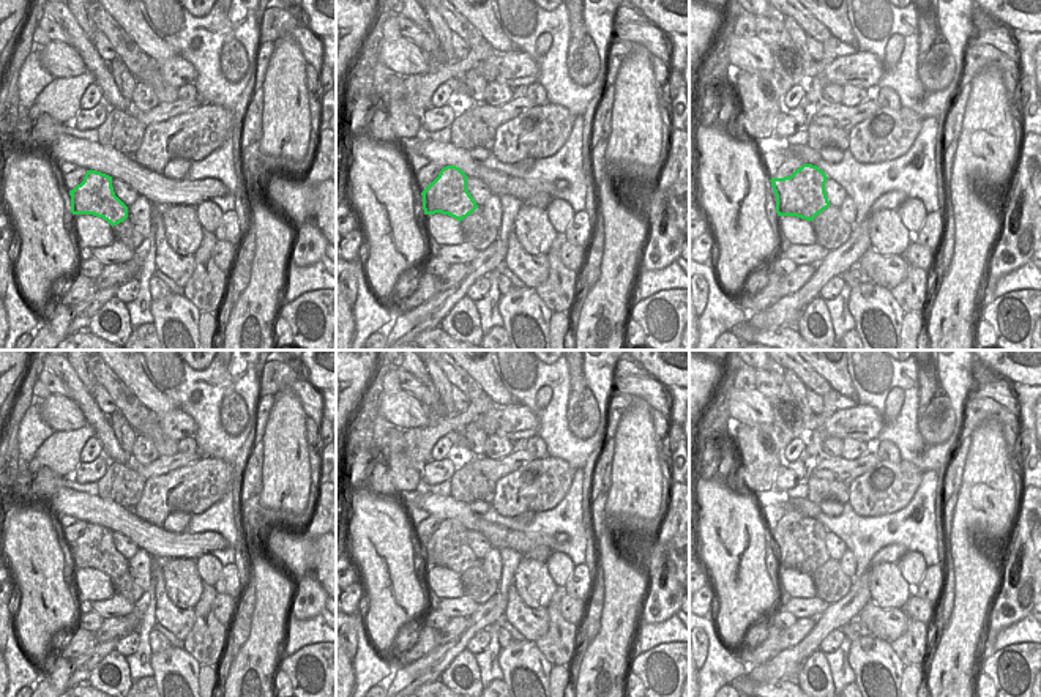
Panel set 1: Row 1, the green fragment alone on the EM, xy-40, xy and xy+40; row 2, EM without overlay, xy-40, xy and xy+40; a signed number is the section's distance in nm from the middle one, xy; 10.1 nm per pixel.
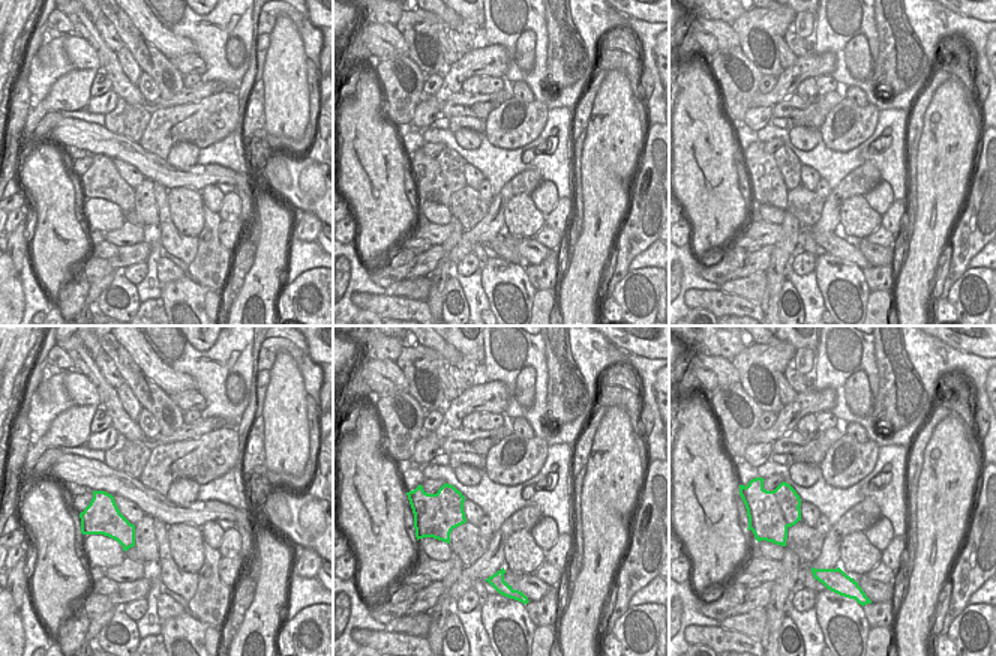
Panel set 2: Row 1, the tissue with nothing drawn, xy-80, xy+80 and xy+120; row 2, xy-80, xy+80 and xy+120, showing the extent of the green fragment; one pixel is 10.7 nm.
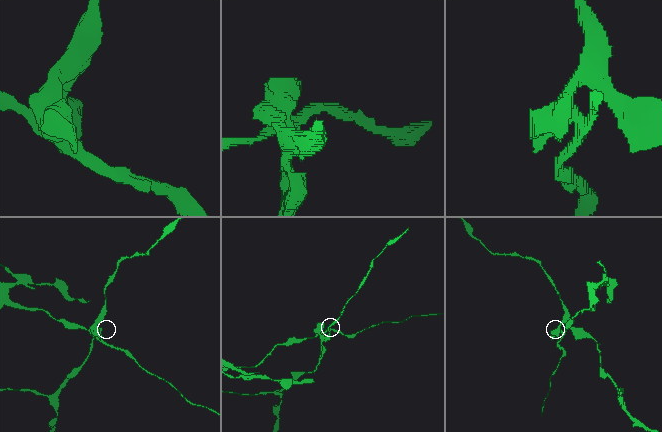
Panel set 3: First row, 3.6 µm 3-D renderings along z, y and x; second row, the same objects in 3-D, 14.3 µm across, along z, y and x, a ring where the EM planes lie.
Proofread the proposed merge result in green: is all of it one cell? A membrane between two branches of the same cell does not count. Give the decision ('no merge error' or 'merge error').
merge error

